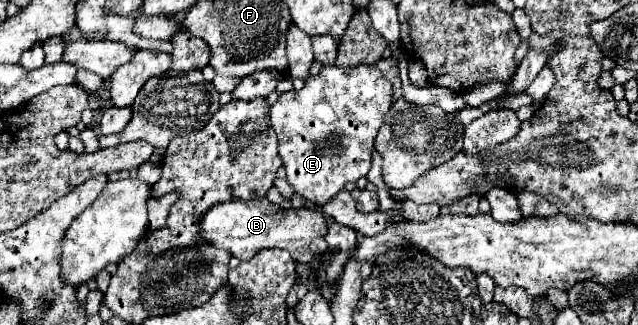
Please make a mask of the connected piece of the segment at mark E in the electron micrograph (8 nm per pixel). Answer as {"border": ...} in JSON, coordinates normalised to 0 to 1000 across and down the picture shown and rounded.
{"border":[[[511,200],[495,237],[480,243],[476,274],[439,286],[436,311],[423,329],[423,385],[436,422],[436,471],[442,483],[445,520],[451,532],[451,563],[461,594],[476,606],[483,625],[505,637],[530,588],[536,588],[542,563],[571,545],[583,514],[586,428],[611,323],[614,262],[589,206],[580,200],[561,200],[549,212]]]}

